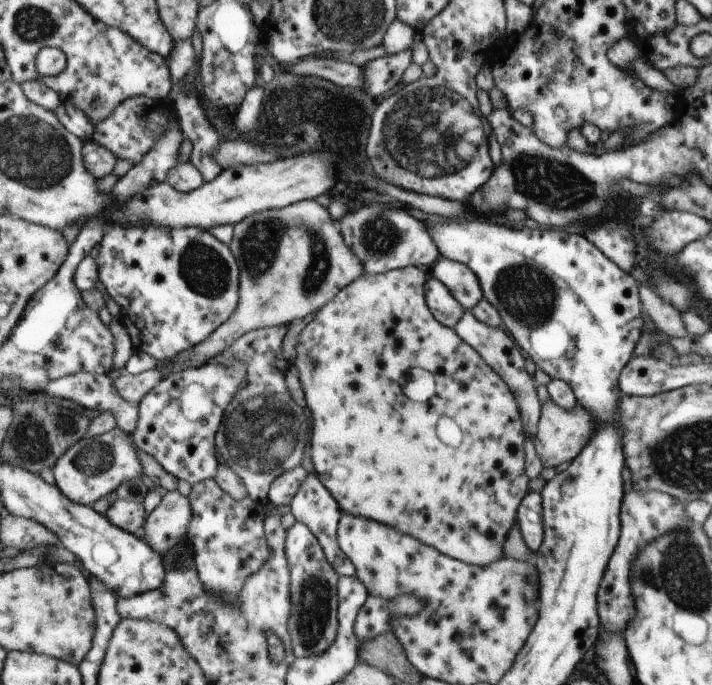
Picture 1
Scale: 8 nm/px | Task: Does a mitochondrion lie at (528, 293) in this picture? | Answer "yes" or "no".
yes

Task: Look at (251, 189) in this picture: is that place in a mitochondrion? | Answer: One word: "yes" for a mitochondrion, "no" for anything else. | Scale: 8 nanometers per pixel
no

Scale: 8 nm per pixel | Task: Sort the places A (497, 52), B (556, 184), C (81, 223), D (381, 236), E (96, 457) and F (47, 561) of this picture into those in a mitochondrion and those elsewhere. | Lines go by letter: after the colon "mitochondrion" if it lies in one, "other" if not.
A: other
B: mitochondrion
C: other
D: mitochondrion
E: mitochondrion
F: other

